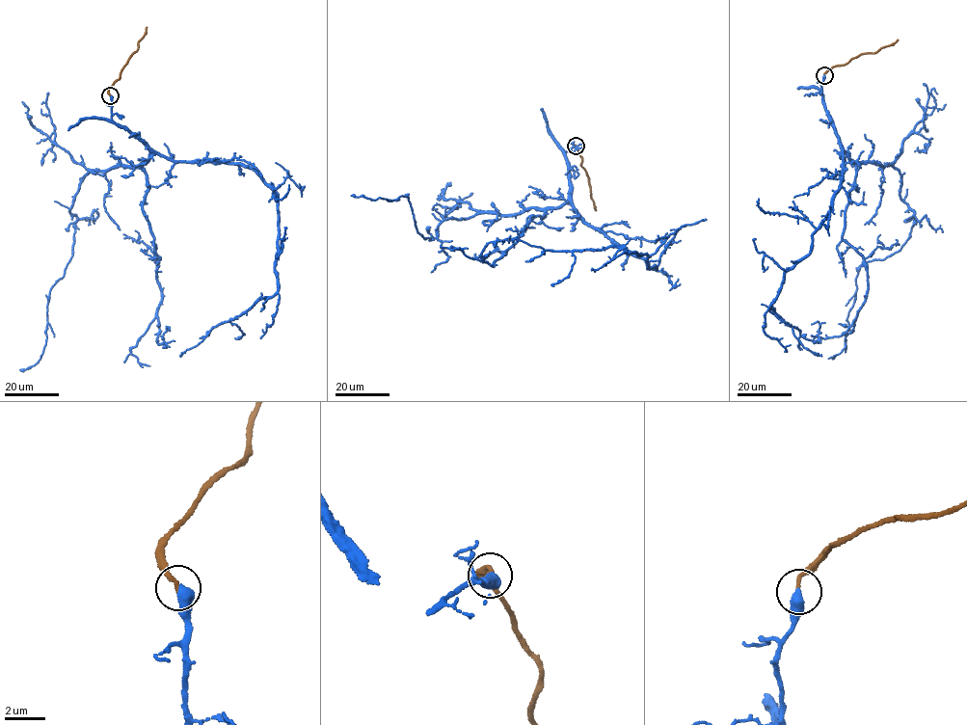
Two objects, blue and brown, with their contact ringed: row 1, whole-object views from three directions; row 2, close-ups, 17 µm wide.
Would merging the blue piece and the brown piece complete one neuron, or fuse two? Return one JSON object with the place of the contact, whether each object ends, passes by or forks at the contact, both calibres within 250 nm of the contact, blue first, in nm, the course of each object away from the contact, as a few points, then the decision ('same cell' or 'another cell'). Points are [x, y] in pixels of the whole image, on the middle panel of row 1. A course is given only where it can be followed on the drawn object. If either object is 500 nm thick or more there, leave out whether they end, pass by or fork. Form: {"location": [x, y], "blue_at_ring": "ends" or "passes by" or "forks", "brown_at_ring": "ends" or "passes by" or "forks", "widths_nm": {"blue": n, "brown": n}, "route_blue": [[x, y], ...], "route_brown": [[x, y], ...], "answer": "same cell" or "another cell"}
{"location": [576, 146], "blue_at_ring": "ends", "brown_at_ring": "ends", "widths_nm": {"blue": 480, "brown": 200}, "route_blue": [[576, 146], [564, 152], [575, 208], [656, 268], [646, 269], [646, 255], [620, 248], [552, 252], [512, 241]], "route_brown": [[576, 146], [588, 179], [595, 210]], "answer": "same cell"}

